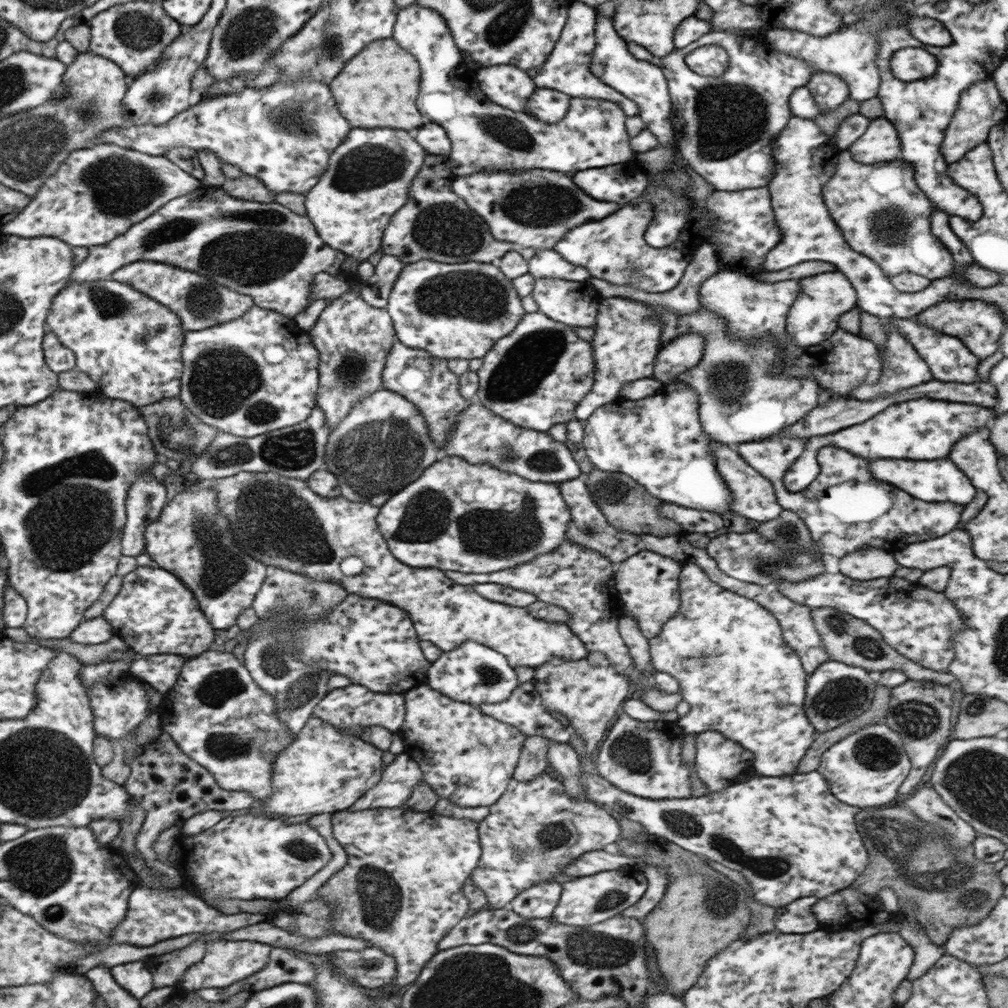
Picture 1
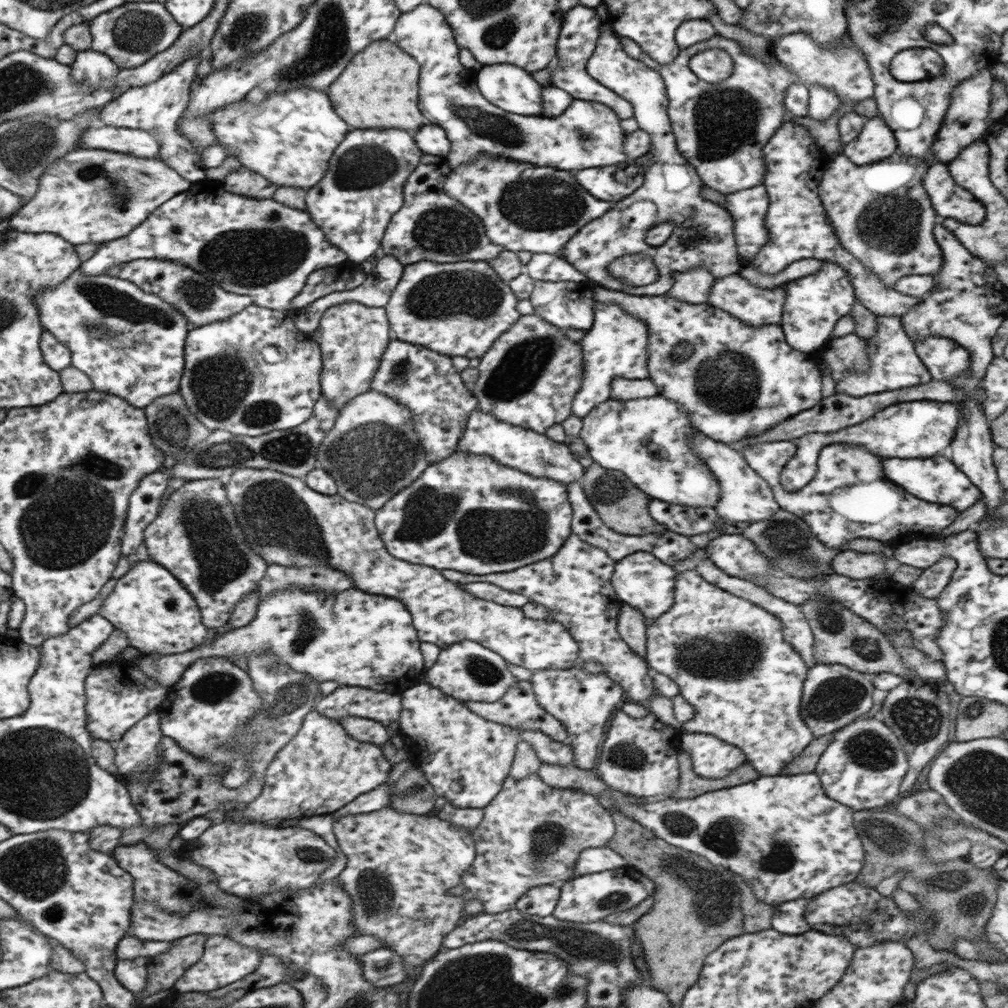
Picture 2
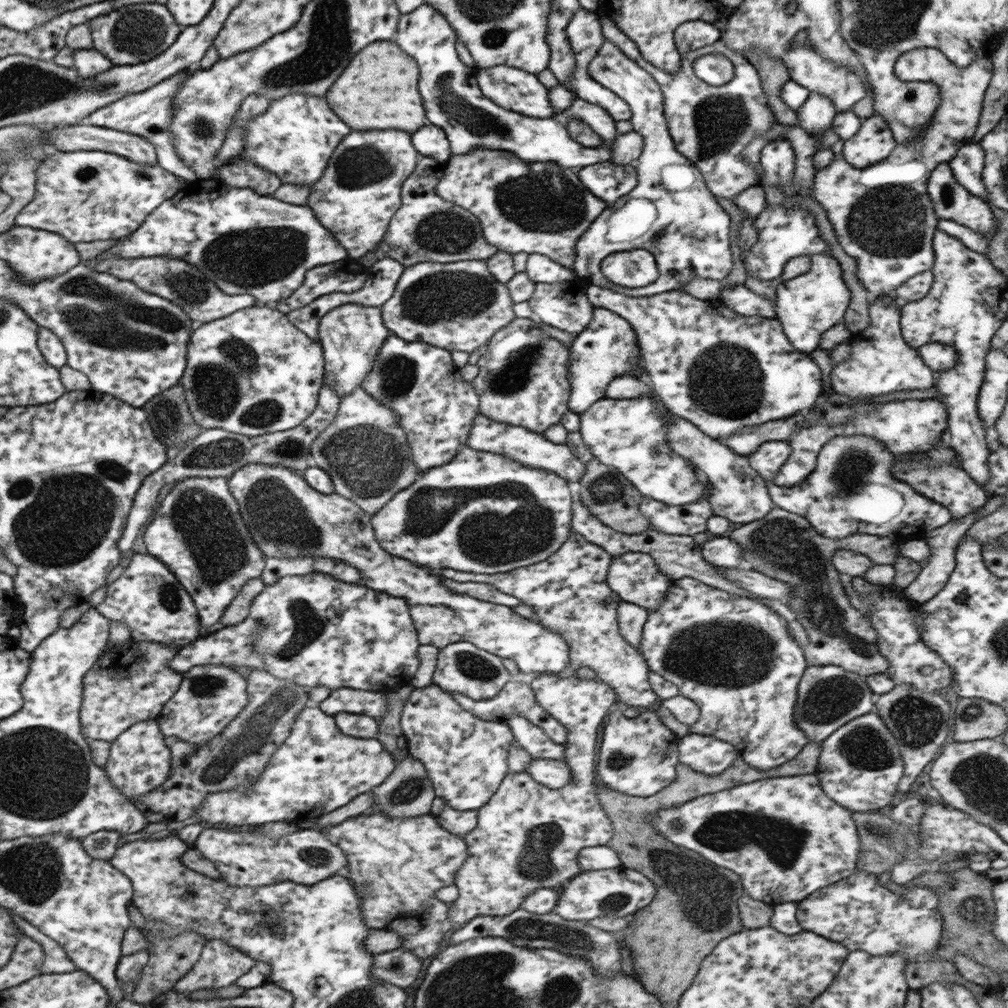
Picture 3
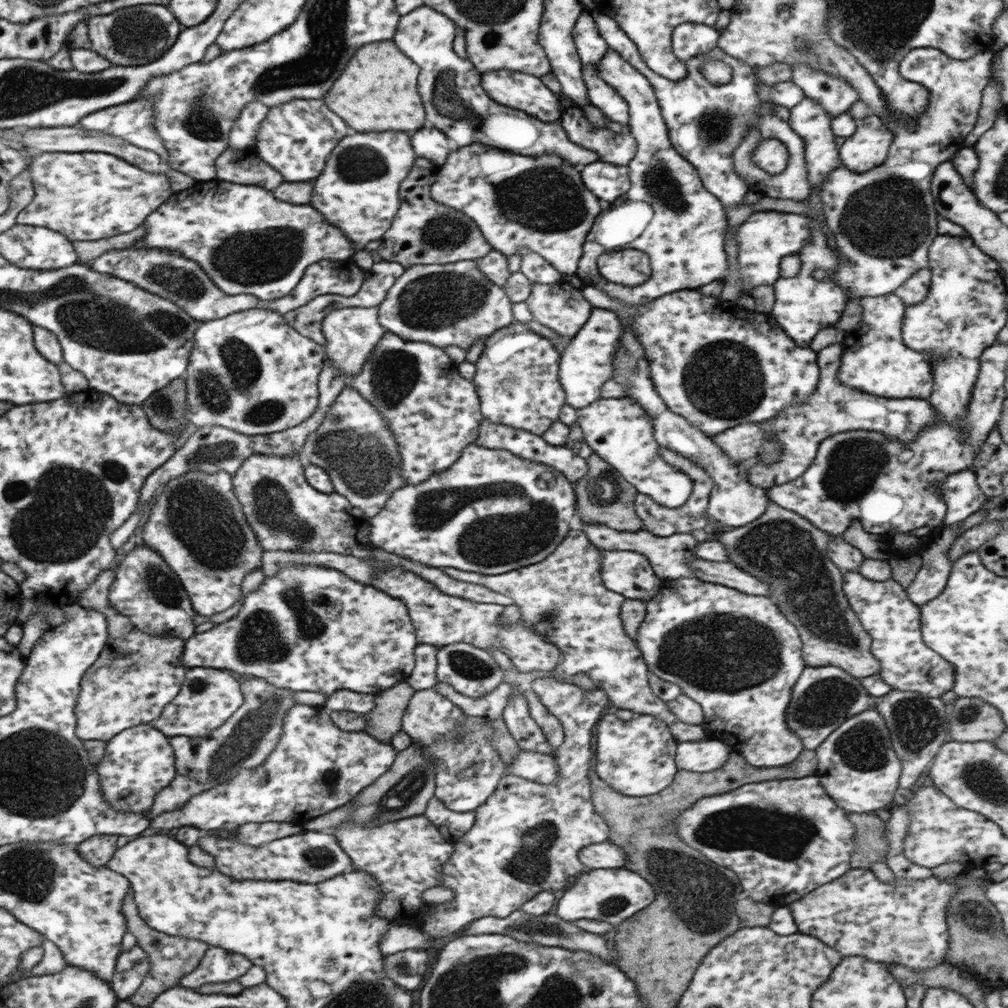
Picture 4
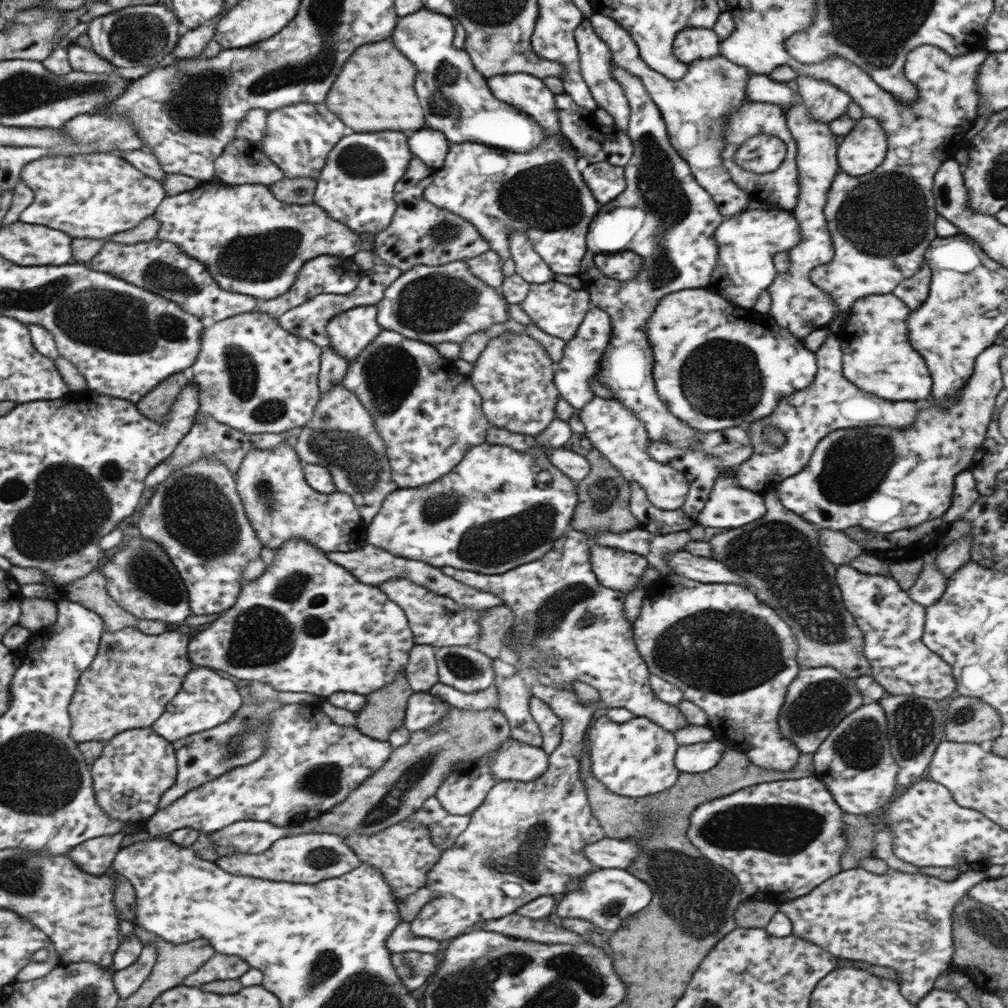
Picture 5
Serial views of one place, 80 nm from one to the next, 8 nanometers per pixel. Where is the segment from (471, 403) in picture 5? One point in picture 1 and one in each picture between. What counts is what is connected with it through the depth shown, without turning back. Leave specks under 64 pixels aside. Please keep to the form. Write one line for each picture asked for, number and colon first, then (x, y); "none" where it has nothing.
1: (424, 380)
2: (424, 382)
3: (435, 407)
4: (433, 413)

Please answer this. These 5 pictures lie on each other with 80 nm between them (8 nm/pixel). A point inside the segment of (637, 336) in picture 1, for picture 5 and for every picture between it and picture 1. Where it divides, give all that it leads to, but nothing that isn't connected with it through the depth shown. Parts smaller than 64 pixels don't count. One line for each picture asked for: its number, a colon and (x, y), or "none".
2: (615, 346)
3: (606, 348)
4: (586, 362)
5: (581, 352)

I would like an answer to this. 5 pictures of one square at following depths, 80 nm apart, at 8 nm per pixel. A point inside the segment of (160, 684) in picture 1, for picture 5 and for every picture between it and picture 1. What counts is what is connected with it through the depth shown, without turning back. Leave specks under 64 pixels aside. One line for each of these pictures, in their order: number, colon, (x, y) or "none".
2: (354, 638)
3: (314, 630)
4: (306, 628)
5: (305, 624)

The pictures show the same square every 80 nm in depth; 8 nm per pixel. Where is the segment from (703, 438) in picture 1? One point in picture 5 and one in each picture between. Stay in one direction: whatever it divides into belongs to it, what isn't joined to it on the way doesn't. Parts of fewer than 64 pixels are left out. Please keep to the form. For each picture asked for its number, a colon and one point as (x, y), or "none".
2: (646, 439)
3: (629, 434)
4: (616, 429)
5: (611, 429)

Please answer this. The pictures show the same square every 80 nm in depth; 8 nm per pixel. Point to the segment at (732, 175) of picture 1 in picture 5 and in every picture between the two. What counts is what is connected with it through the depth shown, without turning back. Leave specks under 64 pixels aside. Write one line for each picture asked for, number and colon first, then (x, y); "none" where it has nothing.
2: (720, 129)
3: (709, 125)
4: (704, 122)
5: (695, 108)

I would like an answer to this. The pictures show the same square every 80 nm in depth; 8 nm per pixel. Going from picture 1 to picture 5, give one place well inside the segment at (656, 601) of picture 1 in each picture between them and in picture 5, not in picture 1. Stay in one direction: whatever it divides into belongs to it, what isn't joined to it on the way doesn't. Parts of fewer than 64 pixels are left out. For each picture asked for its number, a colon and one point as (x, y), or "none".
2: (640, 580)
3: (634, 577)
4: (629, 573)
5: (619, 570)

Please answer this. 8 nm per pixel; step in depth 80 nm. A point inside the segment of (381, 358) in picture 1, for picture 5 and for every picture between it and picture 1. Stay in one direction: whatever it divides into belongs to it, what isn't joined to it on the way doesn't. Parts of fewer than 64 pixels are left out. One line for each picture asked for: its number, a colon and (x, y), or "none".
2: (351, 337)
3: (350, 335)
4: (350, 333)
5: (349, 331)

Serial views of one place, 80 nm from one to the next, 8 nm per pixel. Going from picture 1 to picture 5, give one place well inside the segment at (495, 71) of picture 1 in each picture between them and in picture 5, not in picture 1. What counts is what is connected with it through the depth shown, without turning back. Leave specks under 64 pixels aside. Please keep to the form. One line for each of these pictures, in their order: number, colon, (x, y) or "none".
2: (511, 89)
3: (514, 90)
4: (517, 90)
5: (540, 192)

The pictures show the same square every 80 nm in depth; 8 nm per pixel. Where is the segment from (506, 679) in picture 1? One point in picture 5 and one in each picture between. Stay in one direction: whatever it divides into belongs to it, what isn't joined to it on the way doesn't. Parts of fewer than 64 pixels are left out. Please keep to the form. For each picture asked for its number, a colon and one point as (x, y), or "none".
2: (465, 670)
3: (462, 668)
4: (471, 671)
5: (467, 670)

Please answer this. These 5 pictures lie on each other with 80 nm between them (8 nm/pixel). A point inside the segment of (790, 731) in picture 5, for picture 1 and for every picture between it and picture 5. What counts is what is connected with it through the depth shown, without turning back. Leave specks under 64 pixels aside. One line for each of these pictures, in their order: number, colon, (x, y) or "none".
1: (834, 693)
2: (832, 696)
3: (827, 696)
4: (822, 697)

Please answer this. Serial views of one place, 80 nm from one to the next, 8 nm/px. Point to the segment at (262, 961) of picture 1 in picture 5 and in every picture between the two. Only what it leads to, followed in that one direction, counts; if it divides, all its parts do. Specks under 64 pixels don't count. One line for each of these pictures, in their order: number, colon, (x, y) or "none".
2: (223, 961)
3: (220, 965)
4: (218, 965)
5: (220, 966)

